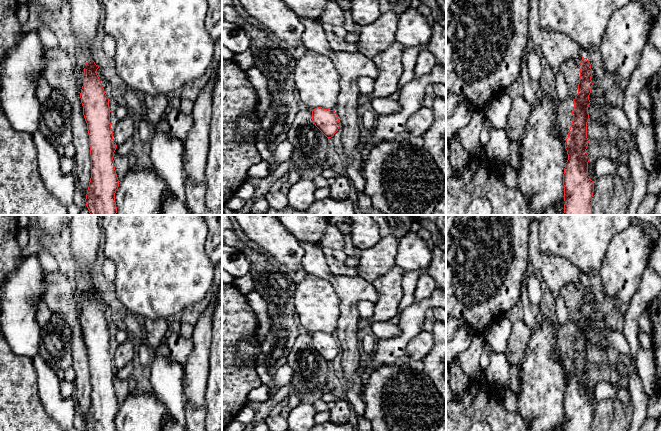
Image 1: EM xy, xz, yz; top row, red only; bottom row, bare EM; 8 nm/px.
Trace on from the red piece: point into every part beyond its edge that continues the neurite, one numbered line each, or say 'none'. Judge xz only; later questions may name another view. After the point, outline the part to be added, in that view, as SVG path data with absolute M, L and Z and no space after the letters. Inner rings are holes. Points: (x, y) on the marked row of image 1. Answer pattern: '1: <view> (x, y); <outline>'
none

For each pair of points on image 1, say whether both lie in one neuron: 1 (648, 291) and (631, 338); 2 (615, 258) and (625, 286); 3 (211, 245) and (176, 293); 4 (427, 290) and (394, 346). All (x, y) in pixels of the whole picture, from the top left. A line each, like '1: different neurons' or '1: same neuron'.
1: same neuron
2: same neuron
3: different neurons
4: different neurons

